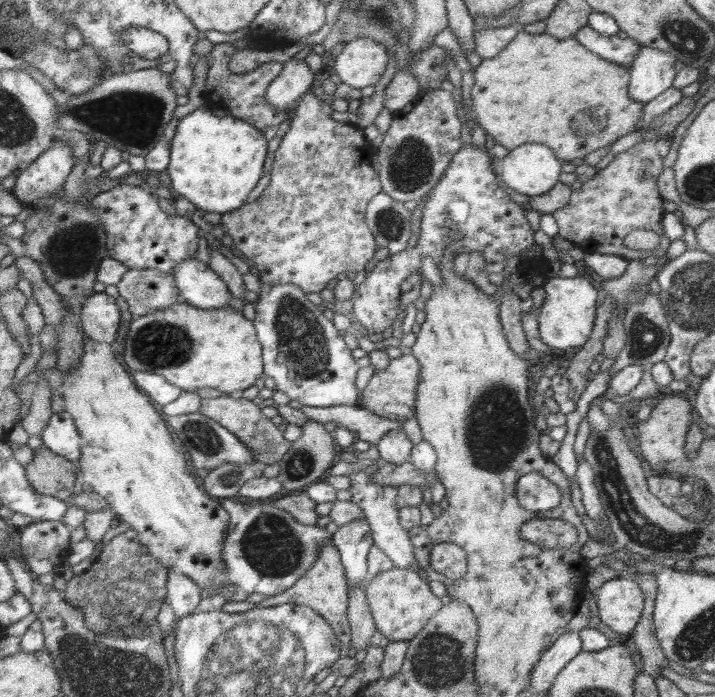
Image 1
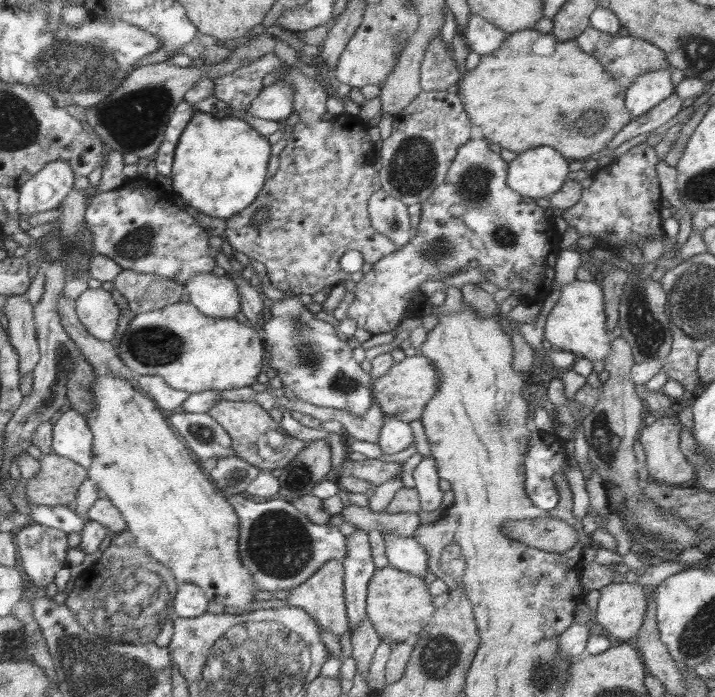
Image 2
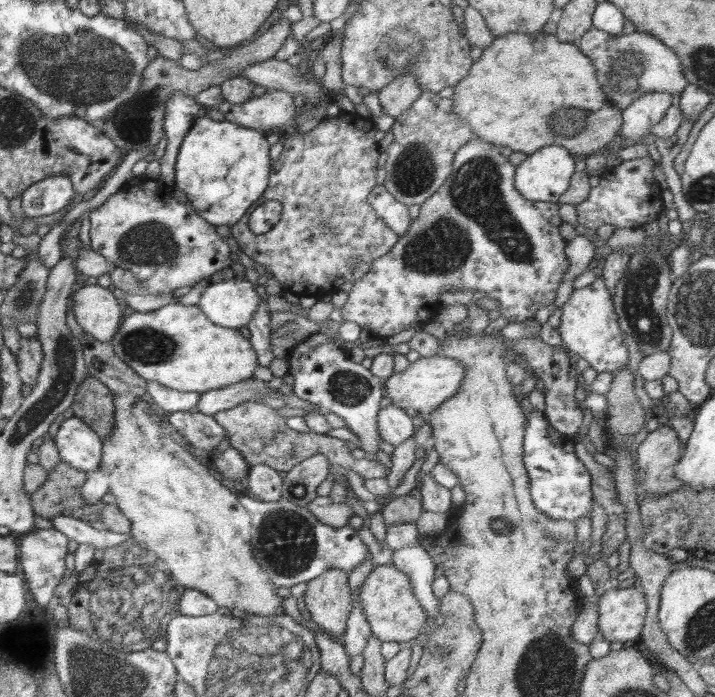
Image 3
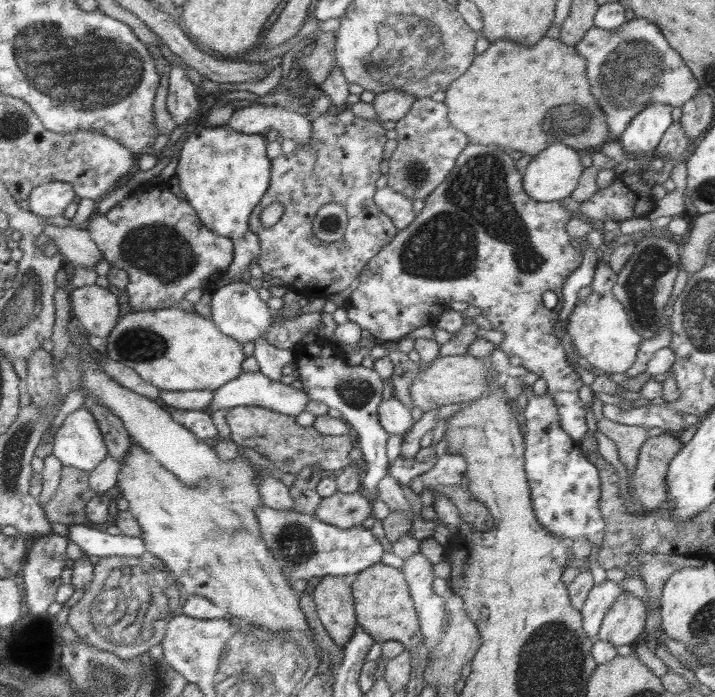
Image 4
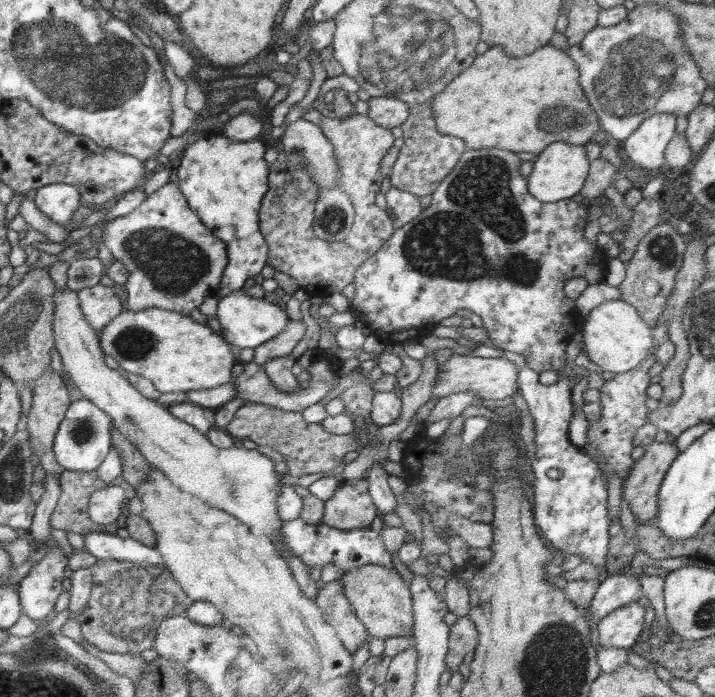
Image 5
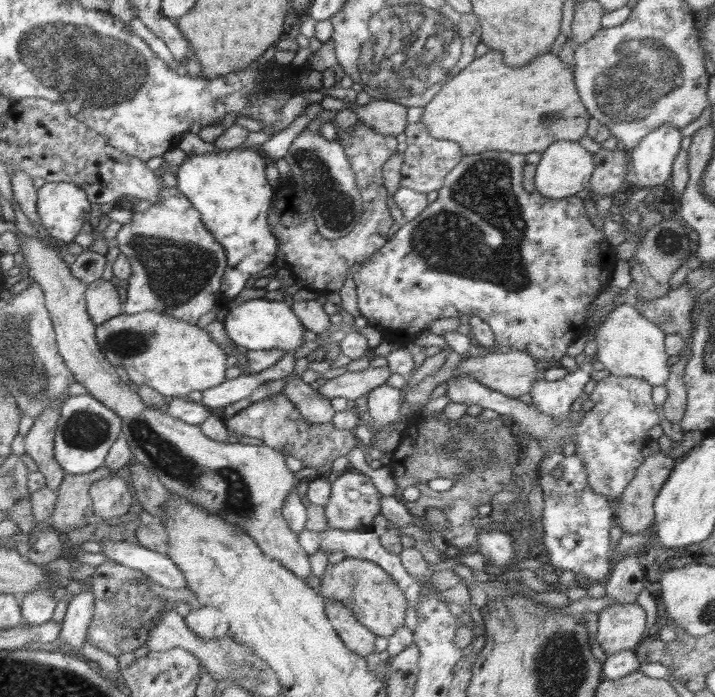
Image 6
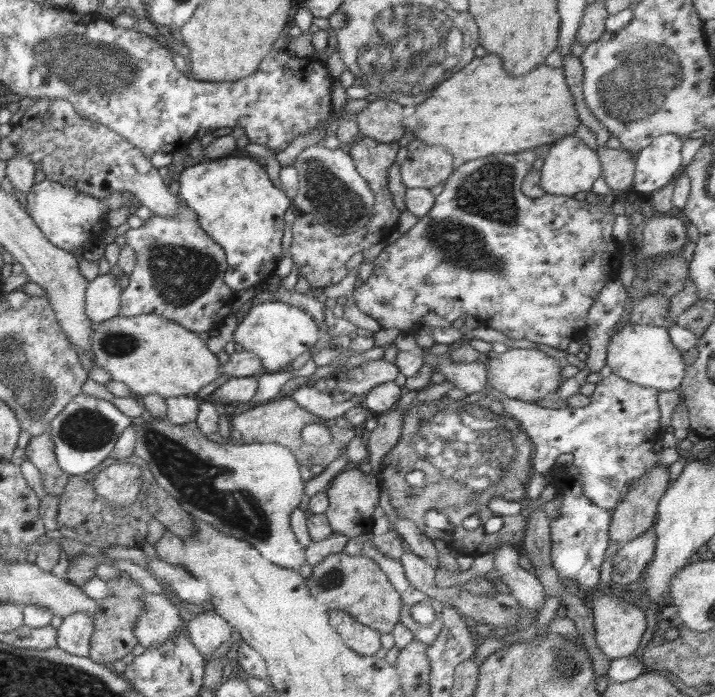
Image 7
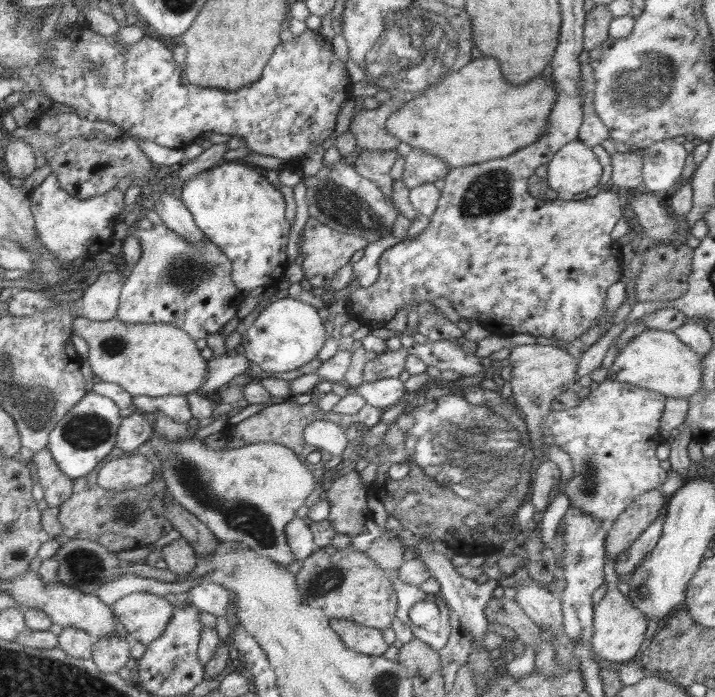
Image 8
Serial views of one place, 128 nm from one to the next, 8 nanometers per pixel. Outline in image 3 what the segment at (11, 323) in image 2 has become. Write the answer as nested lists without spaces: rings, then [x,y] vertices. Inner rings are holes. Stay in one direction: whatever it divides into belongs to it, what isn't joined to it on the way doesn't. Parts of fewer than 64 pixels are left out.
[[[23,337],[20,339],[20,349],[16,358],[18,361],[18,376],[23,384],[34,387],[38,384],[38,372],[40,364],[44,360],[41,342],[35,337]]]

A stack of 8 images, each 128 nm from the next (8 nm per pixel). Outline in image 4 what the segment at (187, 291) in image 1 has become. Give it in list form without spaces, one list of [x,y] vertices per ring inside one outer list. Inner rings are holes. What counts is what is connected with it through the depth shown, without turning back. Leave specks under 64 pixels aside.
[[[243,281],[232,282],[232,284],[226,284],[214,290],[210,304],[214,324],[226,336],[234,338],[240,345],[255,342],[262,336],[265,337],[274,322],[274,315],[276,315],[275,311],[268,307],[266,301],[258,296],[258,291],[250,283]]]

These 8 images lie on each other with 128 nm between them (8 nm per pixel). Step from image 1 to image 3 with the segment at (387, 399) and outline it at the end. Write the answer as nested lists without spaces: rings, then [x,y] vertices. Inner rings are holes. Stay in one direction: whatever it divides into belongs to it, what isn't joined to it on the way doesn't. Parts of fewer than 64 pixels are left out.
[[[442,354],[421,356],[410,362],[410,366],[407,366],[403,372],[393,373],[390,378],[384,380],[383,395],[390,398],[392,406],[404,410],[411,418],[422,414],[427,416],[458,392],[464,376],[466,376],[466,367],[458,359]]]

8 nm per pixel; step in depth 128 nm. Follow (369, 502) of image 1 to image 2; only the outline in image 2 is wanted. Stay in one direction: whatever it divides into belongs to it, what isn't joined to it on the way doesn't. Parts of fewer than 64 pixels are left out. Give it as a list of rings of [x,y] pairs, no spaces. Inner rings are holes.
[[[383,532],[385,538],[385,554],[389,565],[394,568],[410,572],[422,578],[427,584],[431,576],[428,570],[428,556],[412,536],[404,538],[398,534]]]

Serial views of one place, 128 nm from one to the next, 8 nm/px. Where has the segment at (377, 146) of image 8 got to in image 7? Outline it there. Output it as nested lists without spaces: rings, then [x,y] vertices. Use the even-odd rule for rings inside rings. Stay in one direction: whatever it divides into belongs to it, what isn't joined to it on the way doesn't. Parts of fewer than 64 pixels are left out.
[[[379,99],[368,105],[354,116],[360,136],[372,138],[375,142],[403,142],[406,128],[402,126],[401,103],[390,99]]]

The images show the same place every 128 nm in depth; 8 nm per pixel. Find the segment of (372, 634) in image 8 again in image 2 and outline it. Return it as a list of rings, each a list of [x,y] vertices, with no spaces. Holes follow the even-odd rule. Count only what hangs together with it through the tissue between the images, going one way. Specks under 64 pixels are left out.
[[[336,560],[326,562],[322,567],[307,578],[300,586],[290,589],[290,594],[286,597],[286,602],[291,606],[304,609],[319,626],[324,626],[330,632],[339,634],[342,637],[344,632],[350,630],[350,622],[346,612],[346,603],[344,598],[344,567]]]

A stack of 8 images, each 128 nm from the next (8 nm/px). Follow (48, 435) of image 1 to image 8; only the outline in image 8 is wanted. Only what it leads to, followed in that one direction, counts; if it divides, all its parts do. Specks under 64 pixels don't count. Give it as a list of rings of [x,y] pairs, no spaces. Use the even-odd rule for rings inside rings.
[[[94,393],[84,394],[81,402],[75,405],[49,435],[48,449],[58,469],[70,479],[86,477],[98,463],[108,459],[115,448],[117,431],[121,420],[119,408],[112,399]]]

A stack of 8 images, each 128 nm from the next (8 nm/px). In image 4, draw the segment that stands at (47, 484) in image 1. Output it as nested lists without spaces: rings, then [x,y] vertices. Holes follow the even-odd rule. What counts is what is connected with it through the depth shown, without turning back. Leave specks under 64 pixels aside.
[[[63,466],[56,495],[48,500],[46,506],[42,506],[48,522],[65,524],[67,527],[82,524],[89,528],[96,528],[97,523],[93,523],[86,516],[88,501],[98,494],[91,490],[90,476],[90,471],[85,472],[70,466]]]

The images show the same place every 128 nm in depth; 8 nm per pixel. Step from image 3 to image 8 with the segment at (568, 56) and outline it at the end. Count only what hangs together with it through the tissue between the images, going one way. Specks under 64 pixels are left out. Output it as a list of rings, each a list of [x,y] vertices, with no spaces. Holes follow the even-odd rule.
[[[478,58],[400,105],[388,117],[386,130],[400,143],[438,156],[454,169],[490,158],[506,158],[542,138],[557,100],[558,92],[552,82],[534,78],[528,84],[512,86],[502,80],[500,64],[494,58]]]

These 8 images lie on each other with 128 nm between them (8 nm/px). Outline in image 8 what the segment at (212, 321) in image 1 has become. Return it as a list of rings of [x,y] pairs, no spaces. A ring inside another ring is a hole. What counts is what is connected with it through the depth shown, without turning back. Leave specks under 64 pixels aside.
[[[79,316],[73,322],[73,332],[86,340],[88,362],[96,380],[112,382],[124,388],[132,397],[163,397],[166,395],[185,395],[198,390],[206,379],[208,360],[200,354],[193,338],[180,328],[162,322],[122,322],[117,318],[107,321],[95,321]]]

